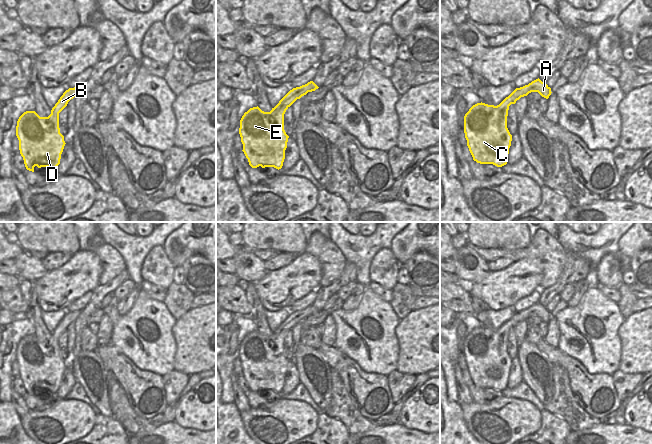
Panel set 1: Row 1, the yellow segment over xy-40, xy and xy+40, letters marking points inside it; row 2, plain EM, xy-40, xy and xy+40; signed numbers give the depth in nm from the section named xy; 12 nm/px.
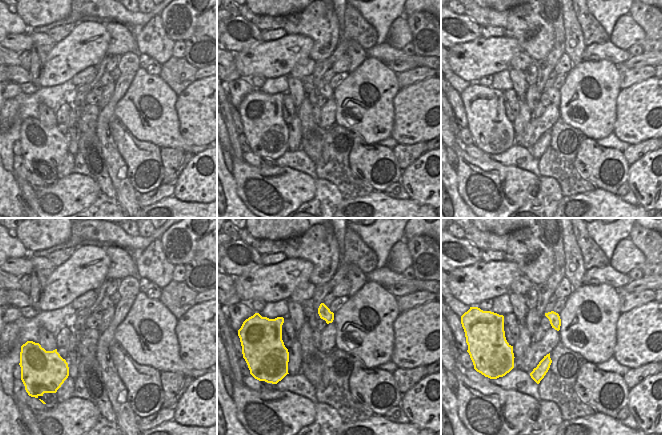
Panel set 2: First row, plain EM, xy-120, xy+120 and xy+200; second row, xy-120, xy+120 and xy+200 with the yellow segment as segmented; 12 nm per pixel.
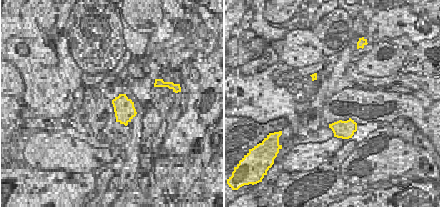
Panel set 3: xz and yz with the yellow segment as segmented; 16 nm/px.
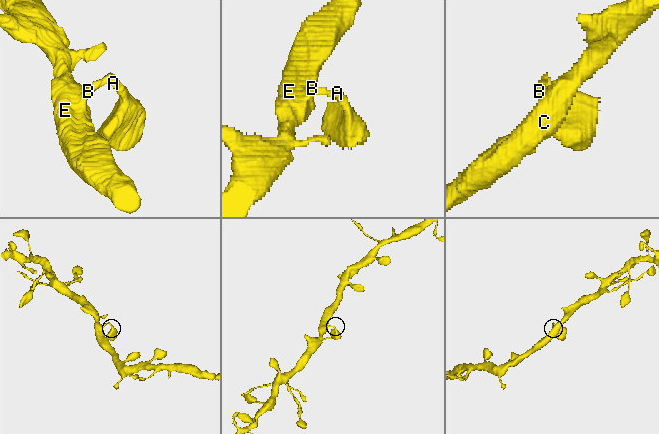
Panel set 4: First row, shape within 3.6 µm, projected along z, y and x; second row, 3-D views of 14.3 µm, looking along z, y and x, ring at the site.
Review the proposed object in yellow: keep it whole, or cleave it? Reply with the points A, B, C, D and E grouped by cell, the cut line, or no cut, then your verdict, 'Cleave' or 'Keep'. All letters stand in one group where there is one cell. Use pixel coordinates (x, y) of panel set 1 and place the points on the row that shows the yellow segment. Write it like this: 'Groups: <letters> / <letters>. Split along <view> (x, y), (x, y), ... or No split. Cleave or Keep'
Groups: A B C D E. No split. Keep.

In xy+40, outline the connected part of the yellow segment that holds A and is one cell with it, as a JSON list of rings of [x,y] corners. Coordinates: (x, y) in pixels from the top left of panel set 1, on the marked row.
[[[538,78],[528,85],[516,88],[497,106],[481,102],[473,105],[469,109],[464,116],[464,133],[467,146],[474,161],[480,164],[493,164],[497,167],[502,167],[507,164],[509,148],[512,141],[512,135],[507,128],[509,106],[515,104],[517,100],[527,96],[531,92],[538,92],[546,99],[548,99],[552,93],[551,88]]]

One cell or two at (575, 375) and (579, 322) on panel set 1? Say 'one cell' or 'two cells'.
two cells

